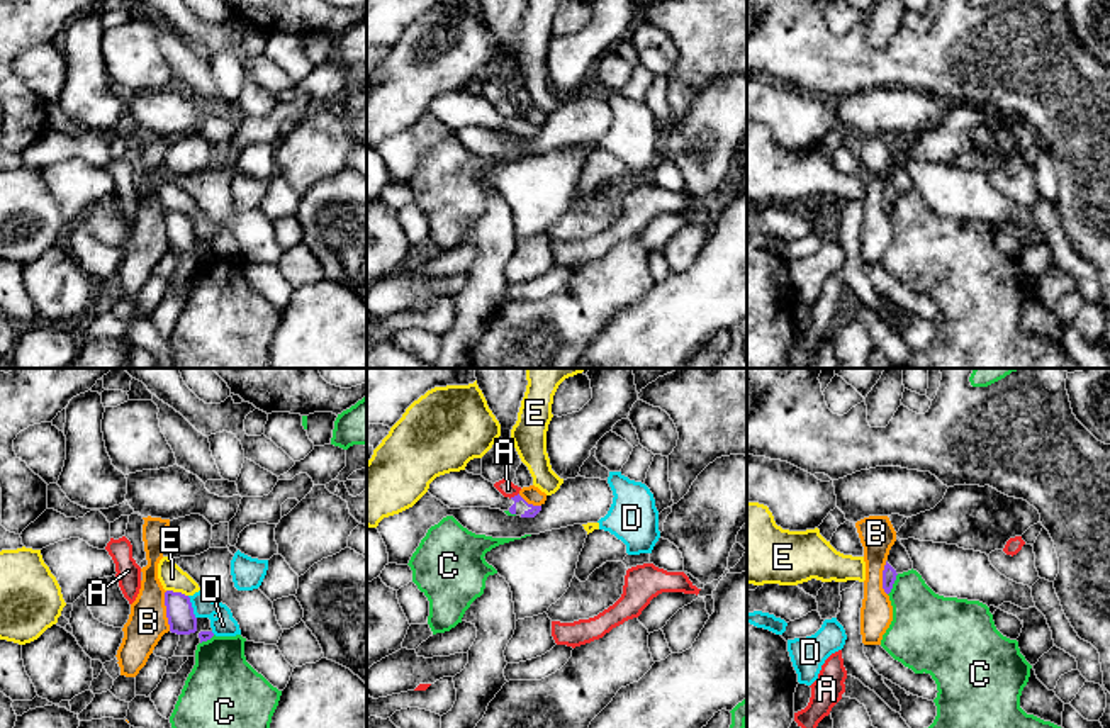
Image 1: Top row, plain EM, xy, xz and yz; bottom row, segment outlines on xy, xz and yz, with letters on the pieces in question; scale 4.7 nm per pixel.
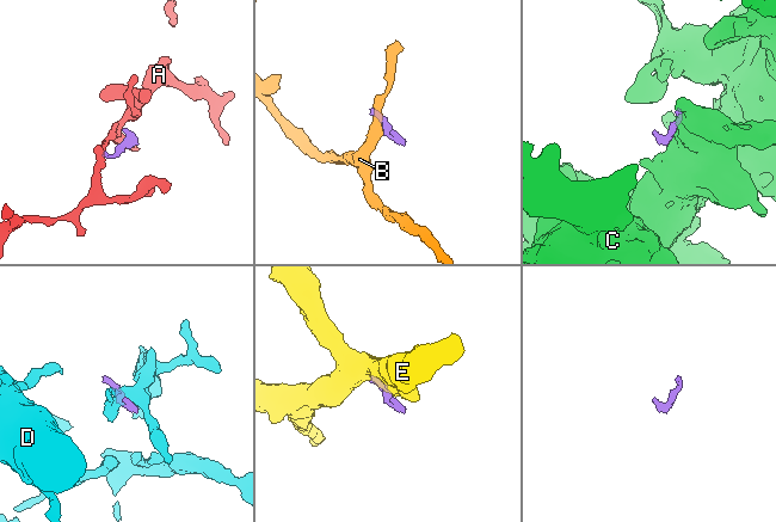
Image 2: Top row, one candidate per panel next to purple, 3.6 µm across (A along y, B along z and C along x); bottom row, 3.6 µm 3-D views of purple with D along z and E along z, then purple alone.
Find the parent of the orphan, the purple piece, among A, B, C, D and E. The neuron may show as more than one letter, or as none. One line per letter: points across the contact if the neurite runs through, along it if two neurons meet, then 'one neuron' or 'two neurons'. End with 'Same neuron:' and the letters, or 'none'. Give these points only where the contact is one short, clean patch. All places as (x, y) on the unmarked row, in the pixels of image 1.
A: border xz (518, 112), (510, 117); two neurons
B: border xy (165, 211), (165, 236), (170, 250); two neurons
C: two neurons
D: border xy (187, 216), (196, 238); two neurons
E: border xy (167, 209), (187, 216); two neurons
Same neuron: none

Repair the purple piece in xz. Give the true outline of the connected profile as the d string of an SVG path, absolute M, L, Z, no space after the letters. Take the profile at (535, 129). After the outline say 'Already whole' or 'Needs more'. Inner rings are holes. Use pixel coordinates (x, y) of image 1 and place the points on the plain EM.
M467 90L436 97L428 112L450 129L491 127L521 137L535 137L541 131L541 126L528 124L519 114L511 119L504 117L492 102Z. Needs more

